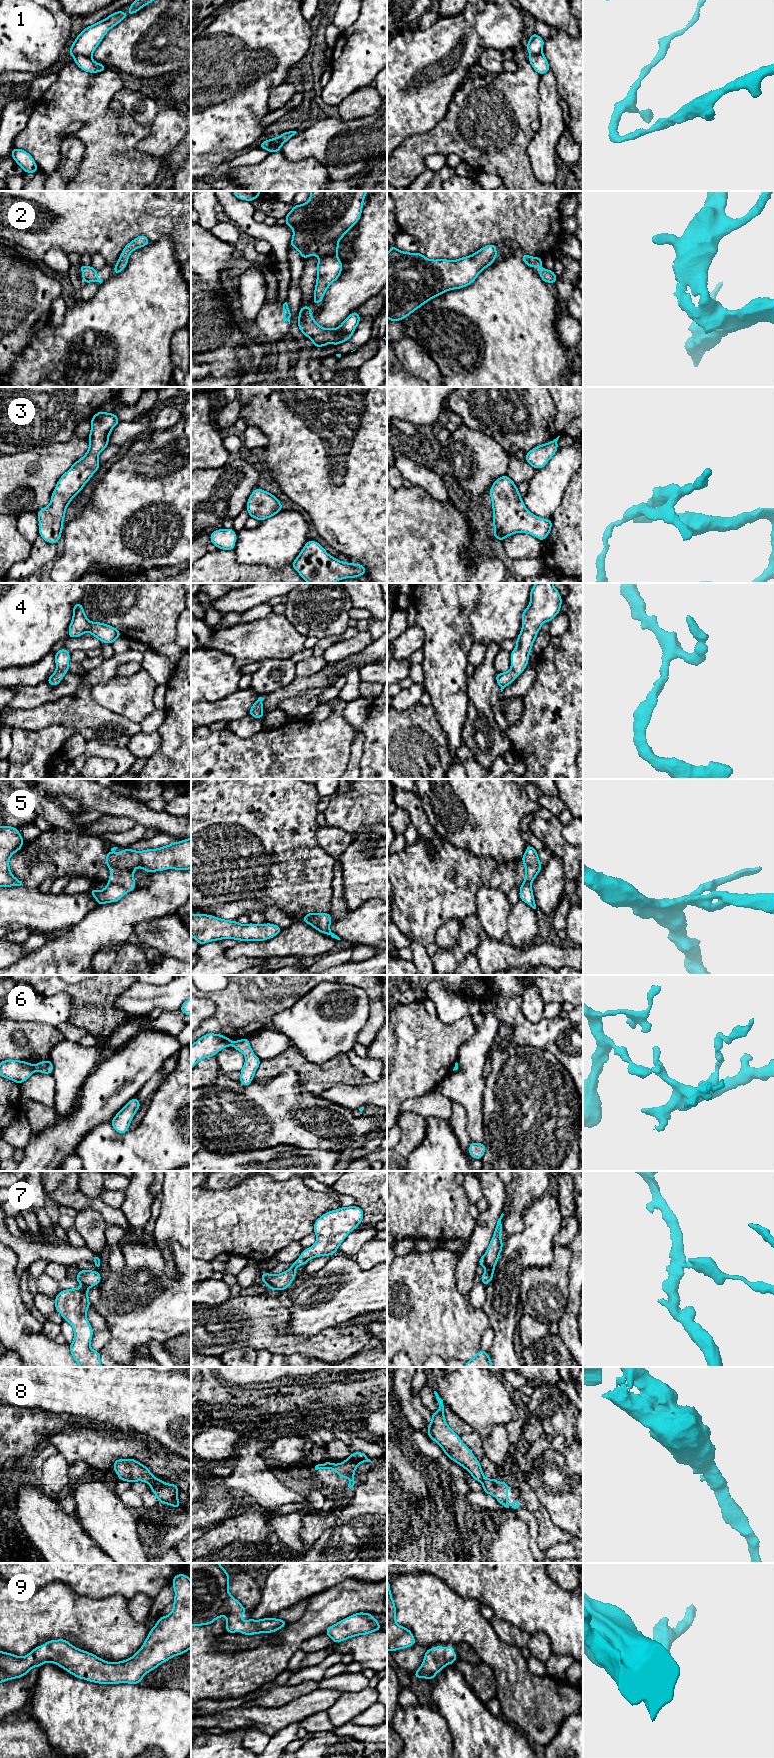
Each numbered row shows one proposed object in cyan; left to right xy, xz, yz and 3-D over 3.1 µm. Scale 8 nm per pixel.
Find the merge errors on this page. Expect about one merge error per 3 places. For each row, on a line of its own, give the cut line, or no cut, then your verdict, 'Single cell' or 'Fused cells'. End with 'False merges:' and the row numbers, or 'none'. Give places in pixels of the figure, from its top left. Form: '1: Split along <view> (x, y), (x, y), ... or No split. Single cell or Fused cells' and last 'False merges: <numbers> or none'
1: Split along xy (74, 56), (85, 55), (90, 57). Fused cells
2: No split. Single cell
3: No split. Single cell
4: No split. Single cell
5: Split along xy (109, 882), (120, 884), (127, 891). Fused cells
6: Split along xy (34, 1066), (36, 1069). Fused cells
7: Split along xz (291, 1268), (294, 1269). Fused cells
8: No split. Single cell
9: No split. Single cell
False merges: 1, 5, 6, 7

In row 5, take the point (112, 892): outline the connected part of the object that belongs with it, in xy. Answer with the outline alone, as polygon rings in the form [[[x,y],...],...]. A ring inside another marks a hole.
[[[107,883],[107,886],[102,891],[92,888],[90,893],[98,901],[99,906],[105,903],[119,901],[127,893],[127,891],[121,885]]]

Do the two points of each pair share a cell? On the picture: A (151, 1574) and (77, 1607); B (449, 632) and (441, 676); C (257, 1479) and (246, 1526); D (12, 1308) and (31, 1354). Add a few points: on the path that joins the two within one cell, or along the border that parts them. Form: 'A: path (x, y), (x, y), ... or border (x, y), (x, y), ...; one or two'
A: border (74, 1590), (79, 1594), (93, 1598), (119, 1595); two
B: path (447, 643), (445, 665); one
C: border (258, 1507), (273, 1514), (269, 1520), (271, 1527); two
D: path (12, 1319), (19, 1335), (27, 1343); one

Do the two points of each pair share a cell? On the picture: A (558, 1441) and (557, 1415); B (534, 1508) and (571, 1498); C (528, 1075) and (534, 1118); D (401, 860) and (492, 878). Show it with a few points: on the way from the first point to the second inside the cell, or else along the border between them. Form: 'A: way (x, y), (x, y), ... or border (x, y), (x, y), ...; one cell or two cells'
A: border (551, 1437), (561, 1435), (569, 1446); two cells
B: border (530, 1485), (556, 1525); two cells
C: way (528, 1086), (531, 1107); one cell
D: way (424, 869), (455, 869), (458, 872), (469, 872); one cell

